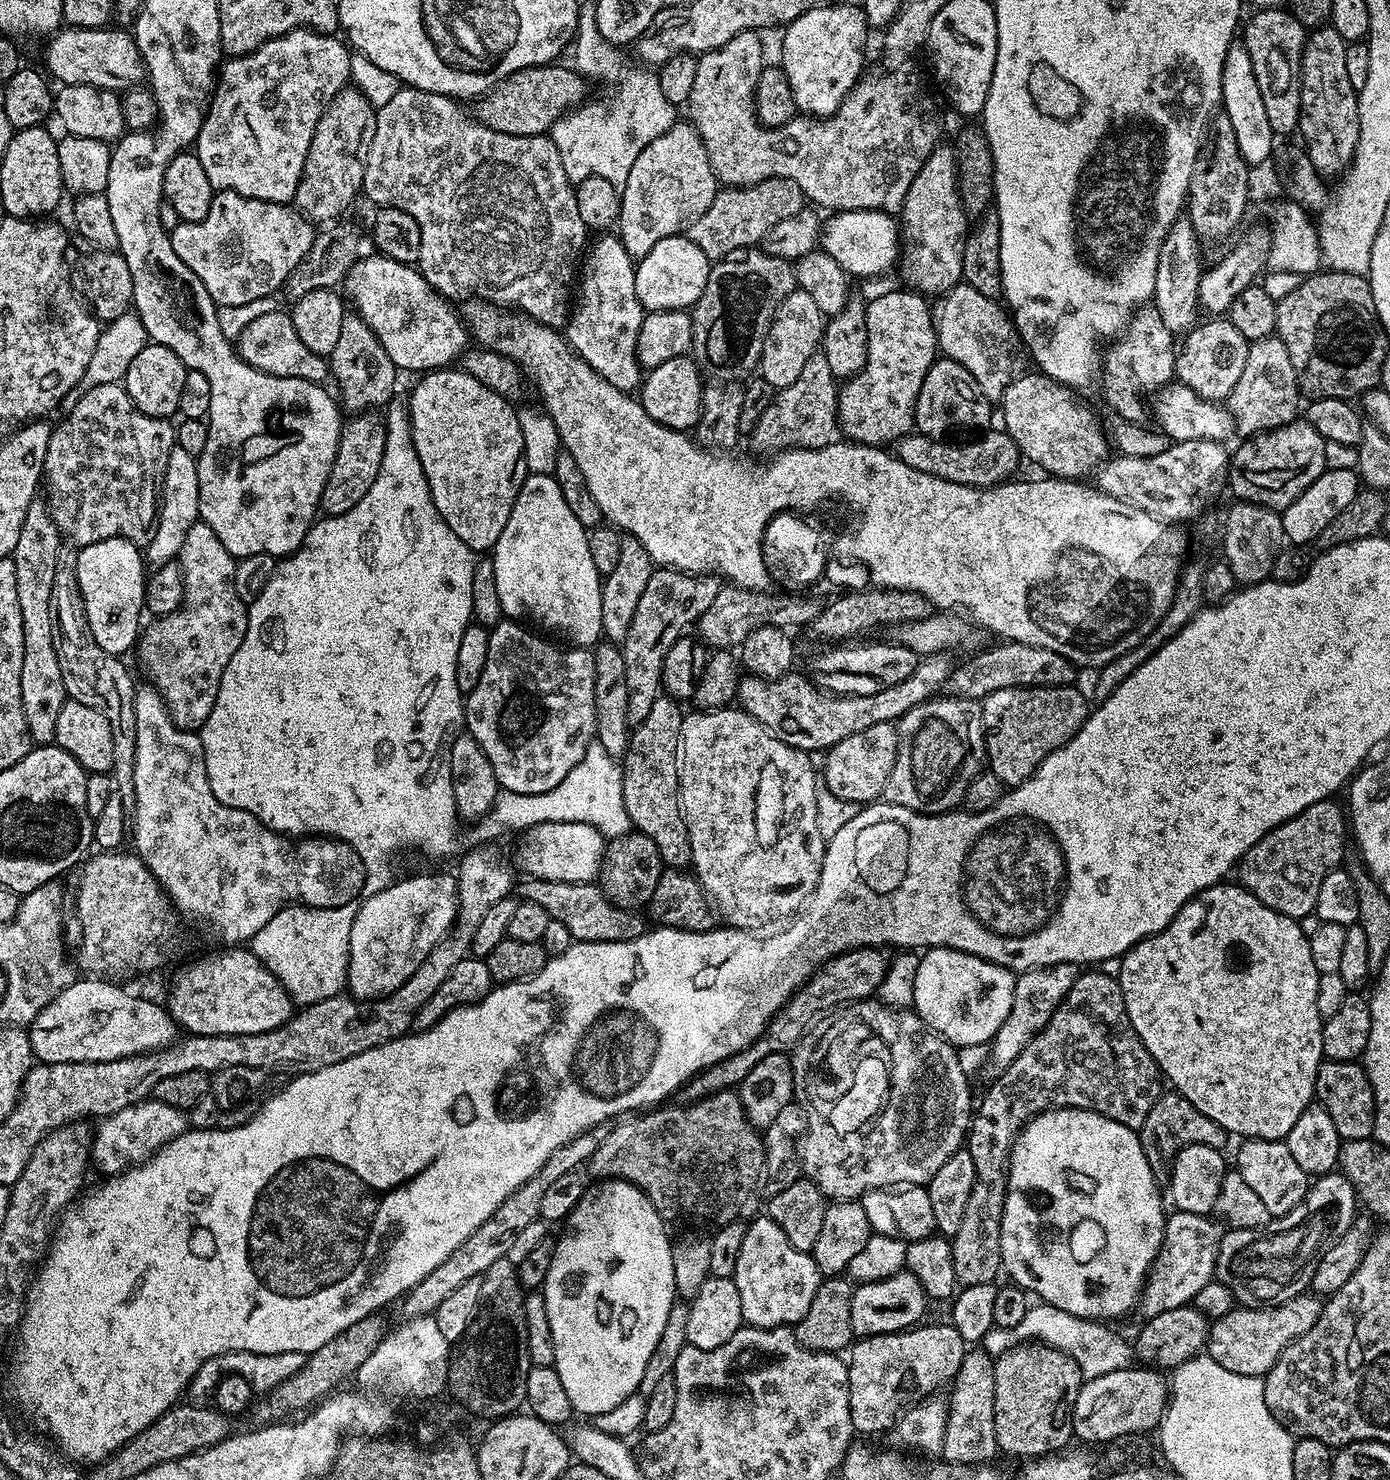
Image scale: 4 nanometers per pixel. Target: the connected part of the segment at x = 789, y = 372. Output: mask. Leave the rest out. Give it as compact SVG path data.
M799 290L791 292L782 302L782 306L778 306L766 334L758 365L759 379L770 382L773 390L790 386L790 382L794 382L794 378L798 378L798 373L806 367L806 361L820 348L825 323L825 316L820 313L810 294Z

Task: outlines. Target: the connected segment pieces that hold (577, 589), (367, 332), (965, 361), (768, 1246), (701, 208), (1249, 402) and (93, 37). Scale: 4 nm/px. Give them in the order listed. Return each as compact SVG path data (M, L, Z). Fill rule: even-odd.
M551 474L525 476L510 518L490 552L504 616L537 624L532 626L541 633L591 649L602 636L602 577L590 558L588 535L566 506L566 498L562 498Z
M345 311L342 318L342 330L330 357L330 376L336 379L339 403L348 414L383 409L395 397L398 369L390 362L382 342L378 342L378 334L355 311Z
M961 282L931 305L939 351L947 359L966 366L982 394L993 402L1003 400L1006 386L1026 372L1026 349L1020 339L1020 331L1013 324L1011 315L996 303L993 297L978 294L978 290Z
M760 1214L745 1227L742 1238L742 1250L738 1250L738 1266L735 1282L738 1286L738 1298L742 1301L744 1324L753 1328L782 1328L795 1326L810 1310L810 1302L814 1302L814 1294L820 1289L822 1277L814 1258L802 1250L794 1250L782 1234L778 1222L774 1222L767 1214Z
M677 122L650 146L634 158L630 175L622 186L618 235L633 258L650 254L662 238L683 233L687 225L707 210L714 202L718 181L714 174L706 146L695 128L688 122Z
M1273 334L1251 341L1246 354L1246 366L1242 369L1234 390L1224 402L1232 416L1237 435L1247 438L1290 423L1299 415L1300 400L1302 401L1302 393L1294 374L1294 362L1290 362L1290 354L1279 336Z
M64 26L47 41L47 44L48 49L44 52L44 60L48 63L46 72L53 81L60 84L89 84L119 93L121 90L135 89L145 79L144 59L131 31L119 32L116 26L107 28Z

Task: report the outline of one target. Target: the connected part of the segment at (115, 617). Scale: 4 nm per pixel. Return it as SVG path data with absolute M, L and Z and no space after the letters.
M121 536L106 538L102 542L83 545L77 551L78 566L78 590L82 590L82 602L86 606L86 622L90 622L90 634L102 650L111 656L123 657L124 652L128 652L137 647L142 631L140 615L145 615L146 605L144 603L144 591L146 589L146 560L141 549L133 540L127 540Z

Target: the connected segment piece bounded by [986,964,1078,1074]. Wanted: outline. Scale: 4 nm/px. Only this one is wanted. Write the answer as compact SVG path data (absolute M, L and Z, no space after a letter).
M1055 964L1049 968L1021 972L1016 976L1014 1002L1010 1002L1010 1014L1006 1014L1002 1026L998 1026L998 1034L994 1034L990 1041L987 1071L992 1071L992 1074L1005 1072L1014 1062L1014 1058L1018 1058L1018 1054L1022 1054L1022 1050L1030 1046L1030 1042L1046 1026L1046 1022L1050 1022L1054 1010L1058 1010L1070 986L1074 986L1077 975L1077 965Z

